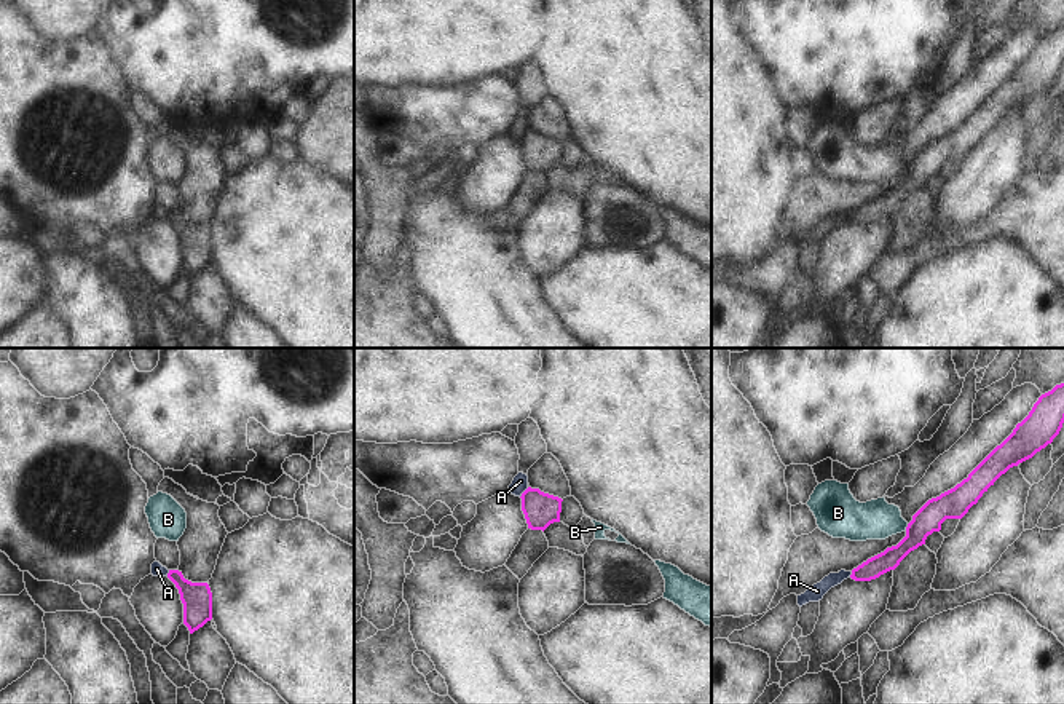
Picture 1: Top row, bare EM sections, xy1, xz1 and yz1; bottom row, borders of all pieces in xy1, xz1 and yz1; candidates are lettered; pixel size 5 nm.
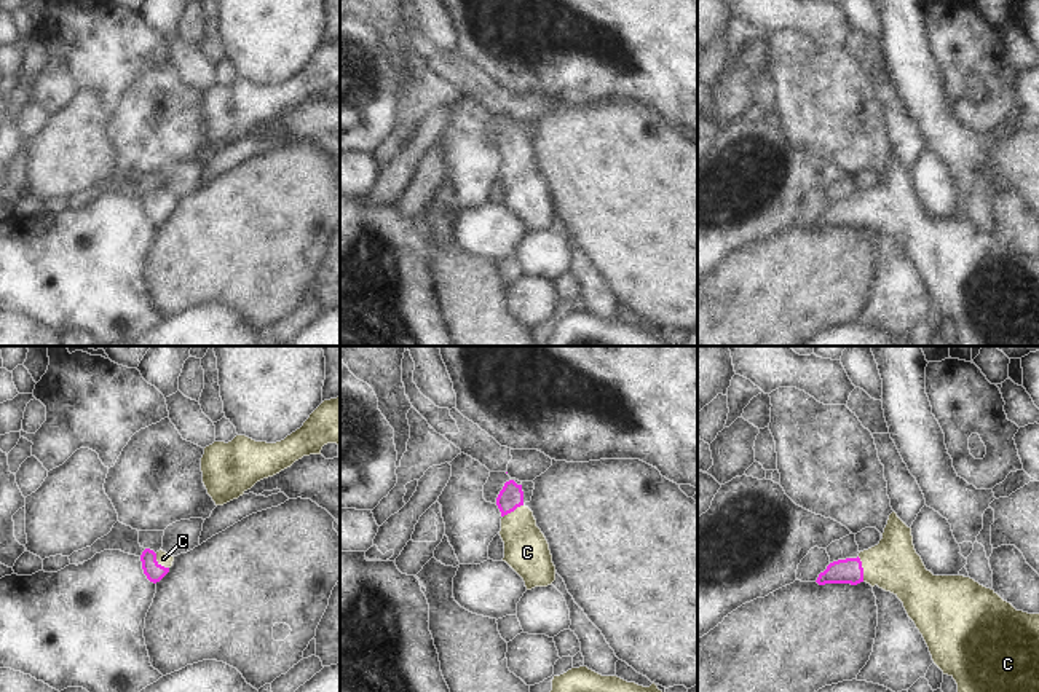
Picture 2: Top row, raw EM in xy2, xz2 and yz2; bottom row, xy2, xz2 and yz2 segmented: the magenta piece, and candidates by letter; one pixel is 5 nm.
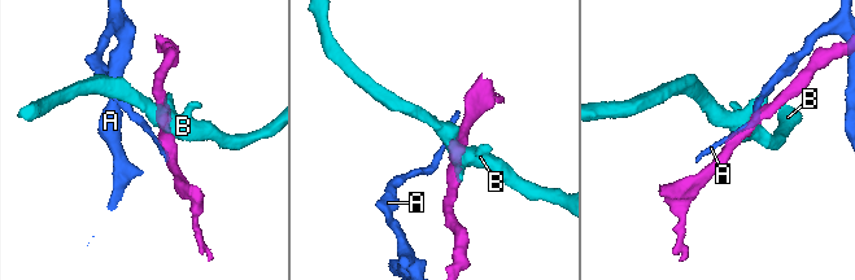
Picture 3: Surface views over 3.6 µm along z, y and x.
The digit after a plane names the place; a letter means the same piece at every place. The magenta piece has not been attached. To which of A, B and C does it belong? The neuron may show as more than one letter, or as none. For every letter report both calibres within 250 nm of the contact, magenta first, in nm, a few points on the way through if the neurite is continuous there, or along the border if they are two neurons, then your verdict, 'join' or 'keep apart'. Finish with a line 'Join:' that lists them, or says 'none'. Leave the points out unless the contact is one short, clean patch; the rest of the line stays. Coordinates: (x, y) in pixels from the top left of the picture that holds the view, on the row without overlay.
A: calibres 170 and 80 nm; border xz1 (528, 130), (520, 139); keep apart
B: calibres 140 and 200 nm; keep apart
C: calibres 130 and 260 nm; way yz2 (843, 214), (862, 212), (892, 208); join
Join: C

